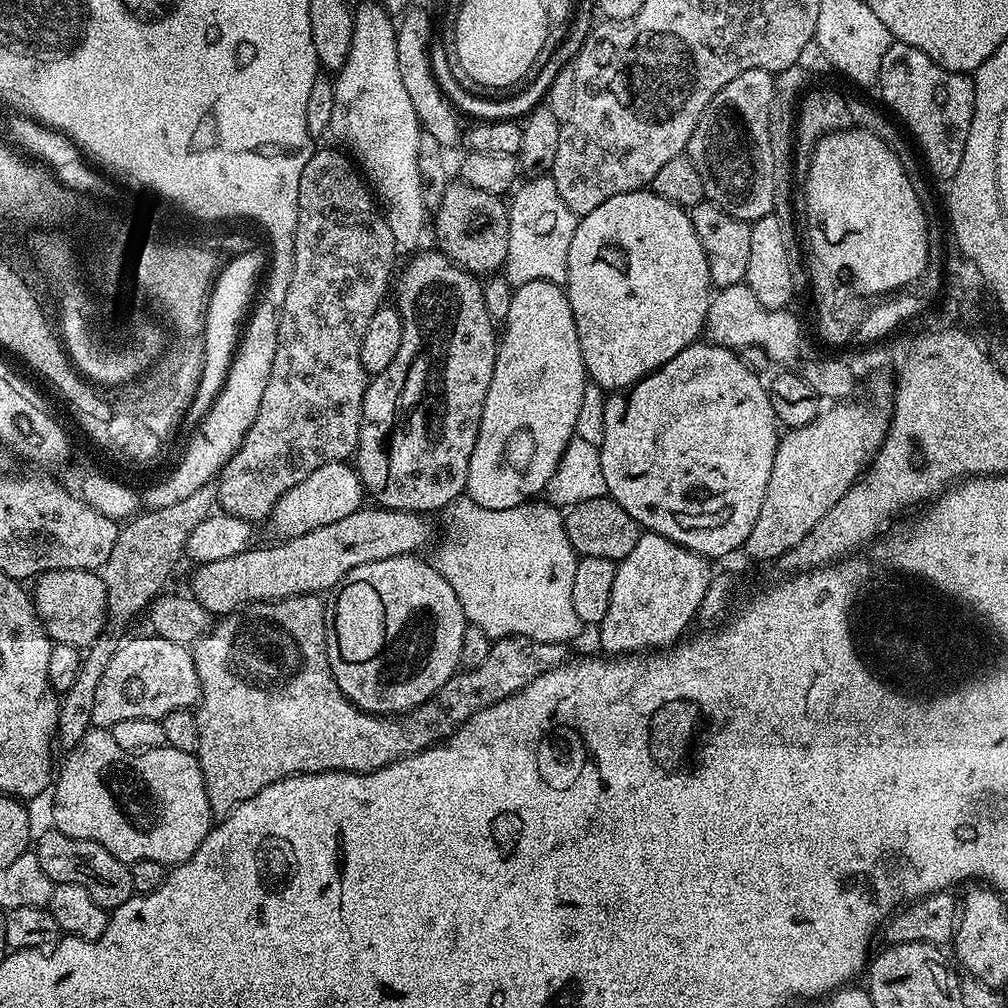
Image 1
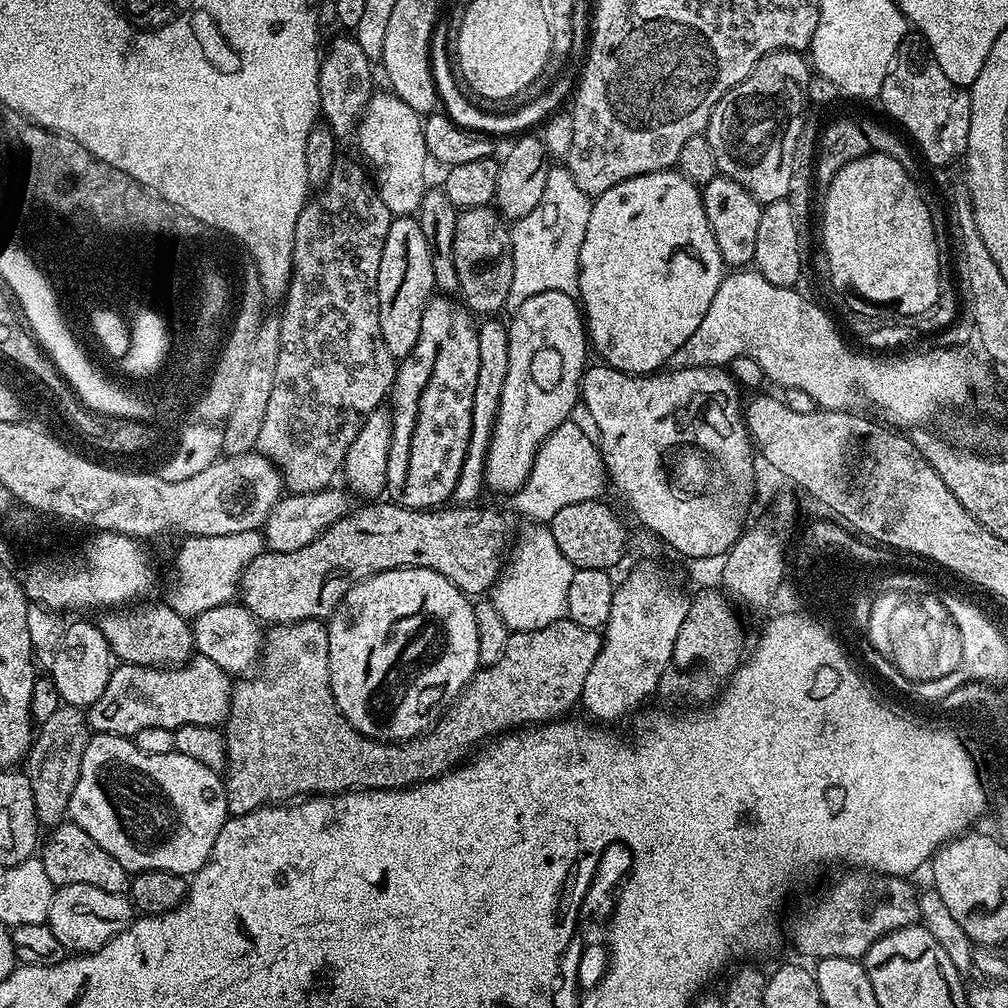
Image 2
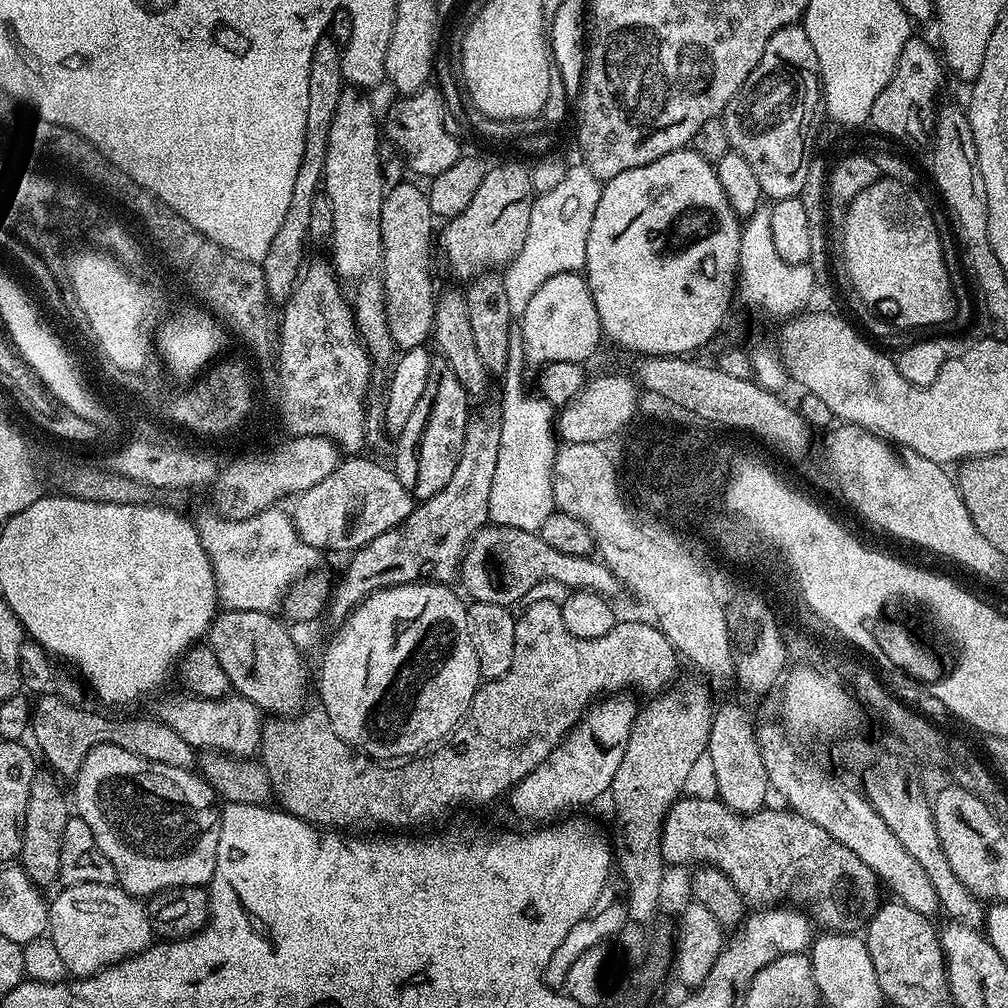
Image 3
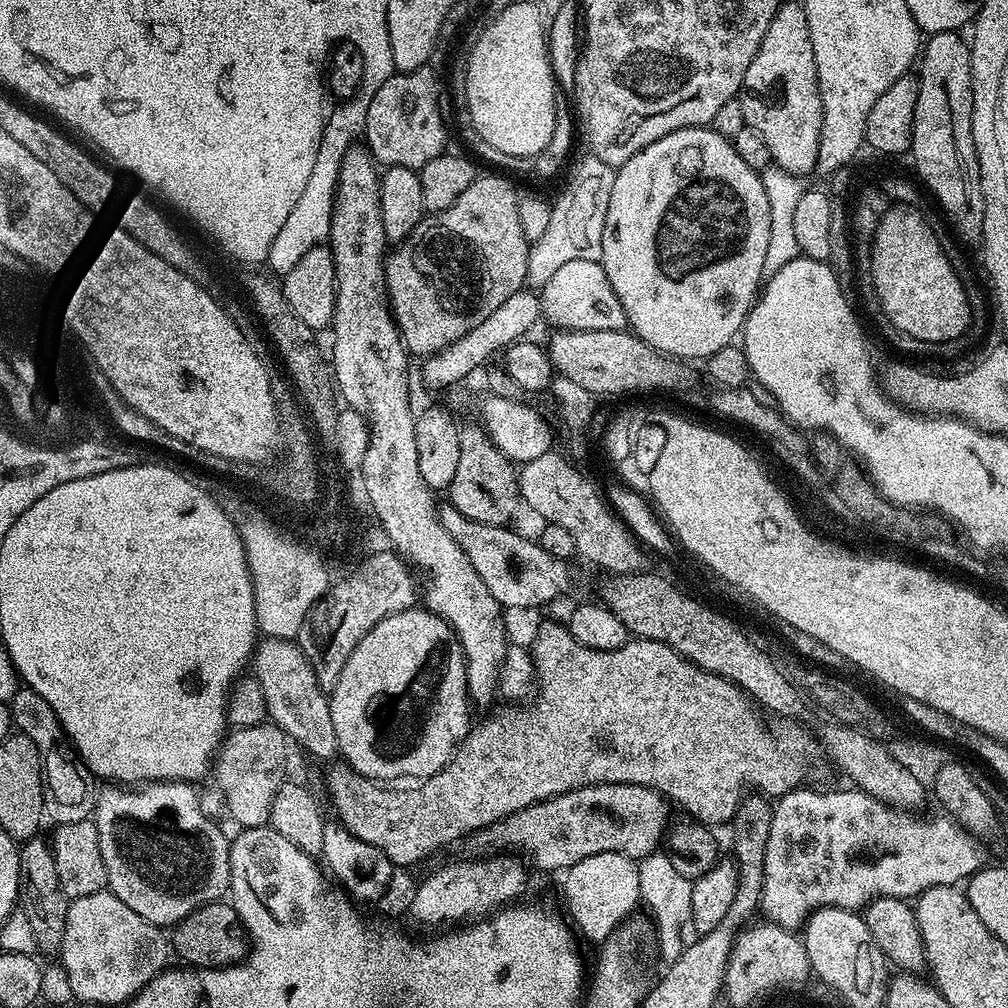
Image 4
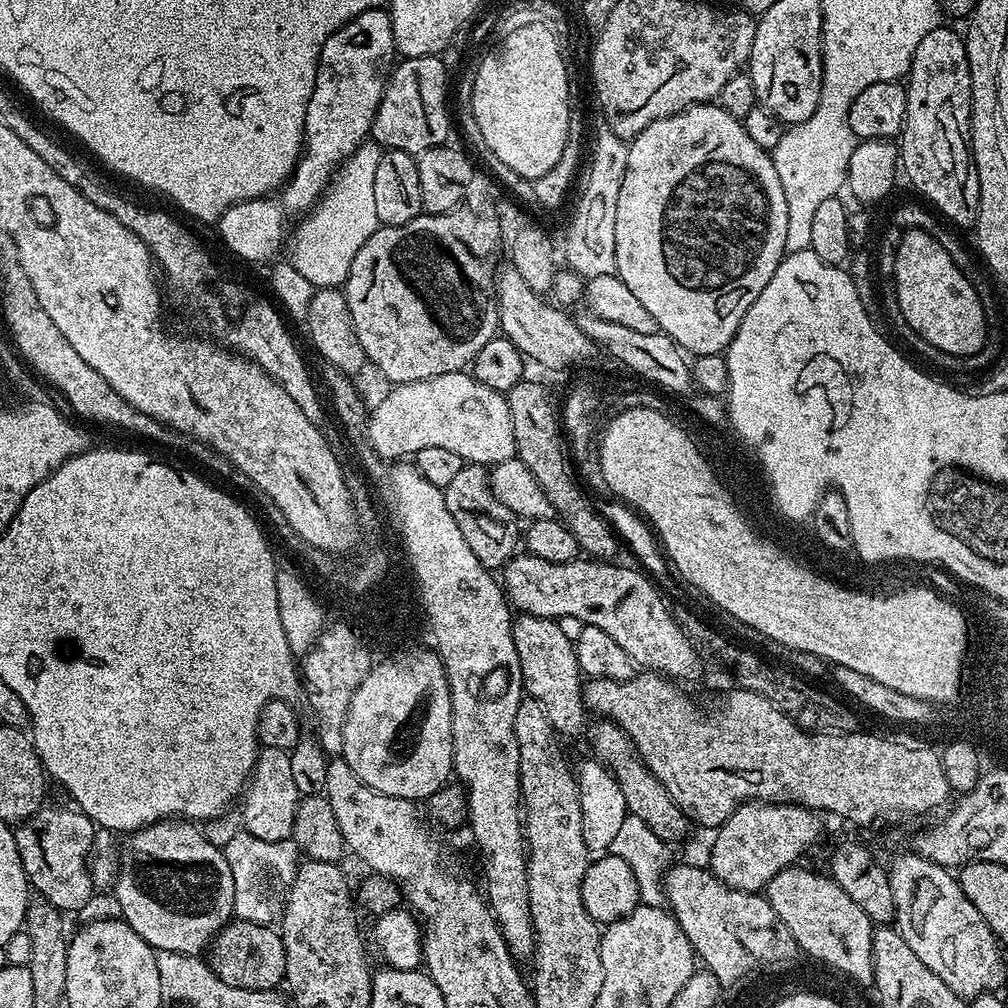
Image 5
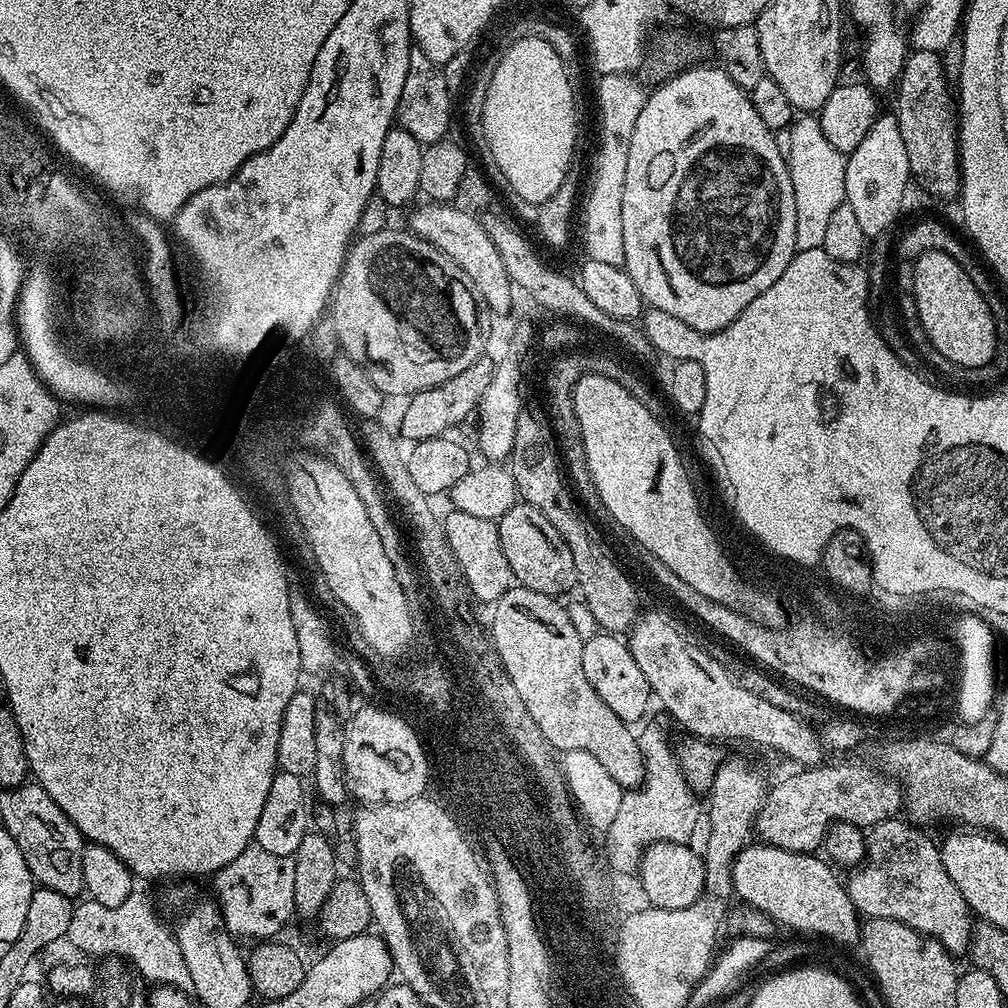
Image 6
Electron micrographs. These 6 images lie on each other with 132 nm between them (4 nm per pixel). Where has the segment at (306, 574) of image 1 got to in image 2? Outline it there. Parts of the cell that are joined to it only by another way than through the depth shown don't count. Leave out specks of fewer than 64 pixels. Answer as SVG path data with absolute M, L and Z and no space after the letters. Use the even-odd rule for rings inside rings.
M368 502L365 508L349 511L329 526L309 545L290 553L265 550L244 570L238 589L244 607L265 625L293 624L303 620L323 621L331 617L342 598L360 580L395 568L425 568L442 574L459 592L469 598L480 598L491 593L501 579L506 557L510 552L508 524L500 512L481 506L441 506L431 510L404 508L395 502Z

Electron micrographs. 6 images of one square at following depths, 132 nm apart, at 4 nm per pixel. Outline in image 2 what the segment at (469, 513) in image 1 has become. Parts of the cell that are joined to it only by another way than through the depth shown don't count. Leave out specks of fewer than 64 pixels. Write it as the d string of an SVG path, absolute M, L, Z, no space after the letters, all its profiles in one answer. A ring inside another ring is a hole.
M540 522L527 526L529 528L517 540L515 537L506 571L490 593L492 604L512 632L536 630L565 619L568 615L566 597L570 591L570 578L574 578L576 573L566 554L558 550L551 527Z

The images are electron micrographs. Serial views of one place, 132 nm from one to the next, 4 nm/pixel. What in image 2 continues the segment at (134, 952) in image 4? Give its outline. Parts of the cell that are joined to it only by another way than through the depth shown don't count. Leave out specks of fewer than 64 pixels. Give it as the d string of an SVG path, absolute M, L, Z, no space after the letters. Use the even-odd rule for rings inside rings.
M75 884L55 889L46 923L65 950L83 954L98 951L103 944L110 942L110 938L126 930L133 919L134 905L127 895L110 894L110 890L98 890L98 886Z

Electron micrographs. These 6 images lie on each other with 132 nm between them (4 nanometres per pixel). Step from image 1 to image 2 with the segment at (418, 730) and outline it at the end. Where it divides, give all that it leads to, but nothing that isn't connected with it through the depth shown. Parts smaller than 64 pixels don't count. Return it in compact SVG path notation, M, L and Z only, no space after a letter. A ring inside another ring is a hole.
M567 618L553 624L547 624L536 630L512 632L506 642L504 657L498 662L481 667L476 675L472 677L470 683L464 687L463 692L456 697L448 711L432 725L429 731L425 732L423 736L415 736L413 740L407 742L385 742L383 740L372 740L369 736L363 736L361 732L354 730L354 726L350 726L350 722L338 710L336 699L332 693L332 683L330 682L330 650L328 649L327 623L318 620L303 620L293 624L273 624L263 633L258 667L247 678L240 678L235 681L228 719L222 725L224 741L226 742L226 754L228 755L227 765L222 773L228 811L232 816L241 816L265 806L280 806L285 802L295 801L297 798L334 796L338 792L355 792L369 788L410 788L412 785L420 784L424 780L433 780L434 777L441 776L443 772L448 772L461 762L469 759L473 749L483 745L489 738L495 738L509 730L519 730L525 726L547 724L571 713L568 711L574 706L577 707L582 694L582 686L586 682L586 674L590 674L590 666L594 666L594 658L598 658L601 643L602 636L597 629L583 628Z

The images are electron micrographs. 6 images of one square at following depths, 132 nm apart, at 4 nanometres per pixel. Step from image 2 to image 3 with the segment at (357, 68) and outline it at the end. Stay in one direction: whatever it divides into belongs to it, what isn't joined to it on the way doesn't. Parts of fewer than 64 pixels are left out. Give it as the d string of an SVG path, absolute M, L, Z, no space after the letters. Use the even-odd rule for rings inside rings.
M345 87L344 92L338 101L338 106L335 107L333 122L330 123L329 144L326 146L325 170L322 183L323 195L328 197L330 206L334 210L334 226L330 237L330 245L332 244L332 256L330 255L330 263L336 269L336 275L343 287L346 289L346 295L349 304L352 305L352 318L356 321L356 330L360 334L360 339L365 348L368 350L368 355L373 361L380 360L391 361L394 356L394 345L390 336L390 326L386 320L386 310L384 309L384 255L382 254L382 202L384 201L384 193L386 191L386 183L384 184L384 174L380 170L380 140L382 144L382 128L376 124L376 108L364 96L365 93L359 87Z

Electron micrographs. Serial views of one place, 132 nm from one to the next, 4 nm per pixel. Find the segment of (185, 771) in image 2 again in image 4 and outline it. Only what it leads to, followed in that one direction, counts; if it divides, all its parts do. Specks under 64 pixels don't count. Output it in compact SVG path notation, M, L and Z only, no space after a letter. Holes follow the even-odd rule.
M157 780L139 786L108 786L104 793L100 792L95 797L94 823L98 830L98 842L102 846L102 862L106 862L106 874L108 875L108 888L115 896L122 898L134 914L146 918L146 922L155 924L157 928L164 930L169 926L175 926L185 920L194 910L198 910L204 904L215 904L223 901L229 895L228 883L230 882L230 854L228 845L230 840L224 836L219 823L213 817L202 812L200 797L193 785L179 780Z

